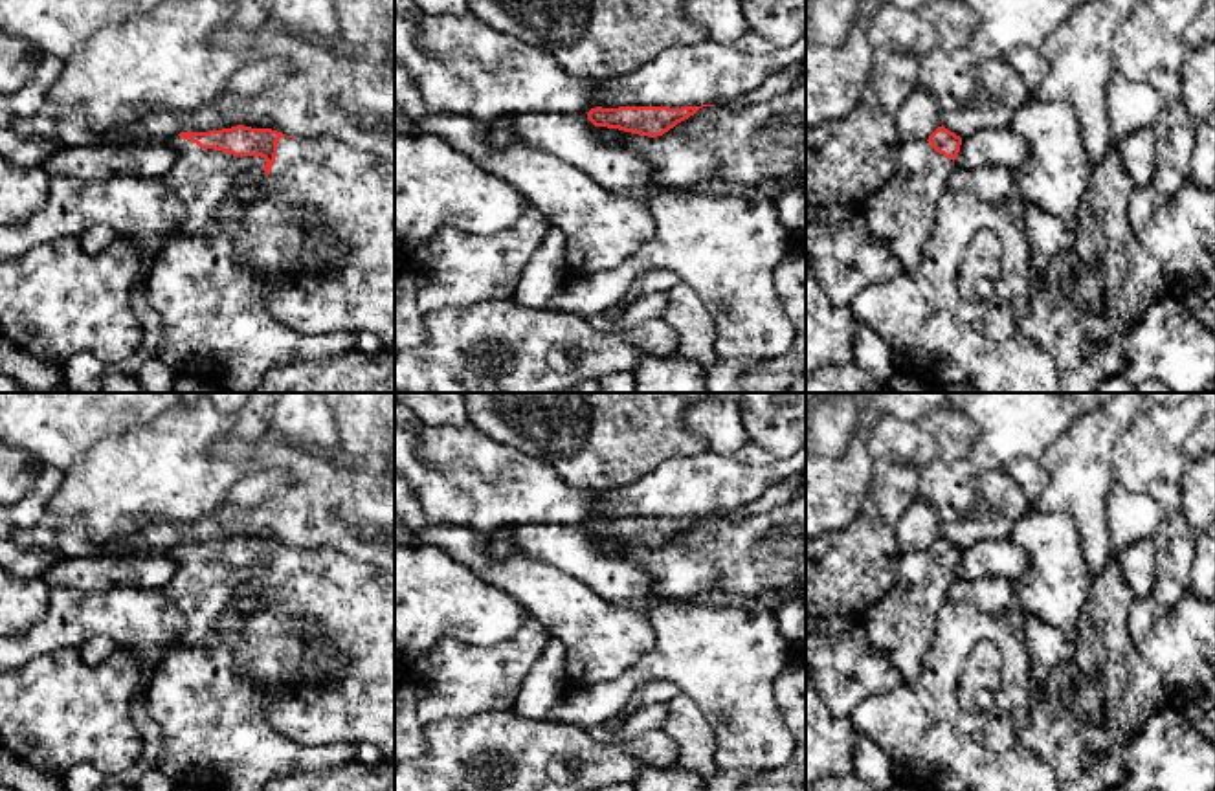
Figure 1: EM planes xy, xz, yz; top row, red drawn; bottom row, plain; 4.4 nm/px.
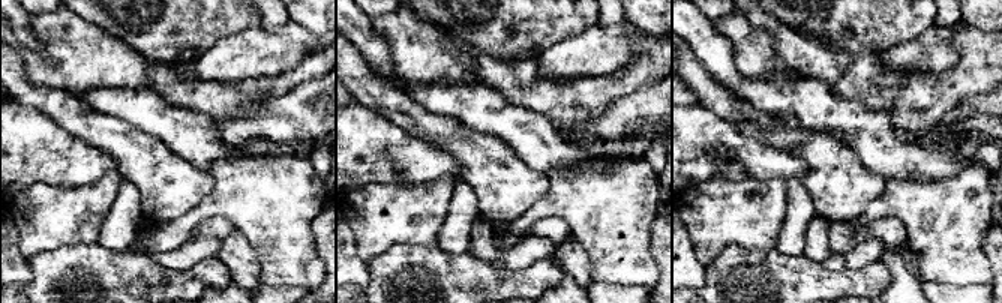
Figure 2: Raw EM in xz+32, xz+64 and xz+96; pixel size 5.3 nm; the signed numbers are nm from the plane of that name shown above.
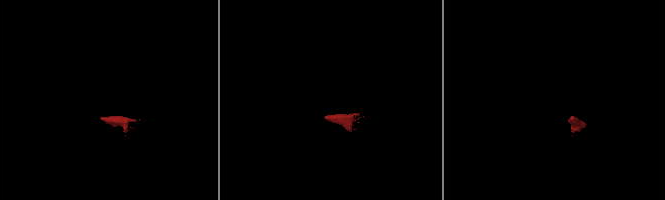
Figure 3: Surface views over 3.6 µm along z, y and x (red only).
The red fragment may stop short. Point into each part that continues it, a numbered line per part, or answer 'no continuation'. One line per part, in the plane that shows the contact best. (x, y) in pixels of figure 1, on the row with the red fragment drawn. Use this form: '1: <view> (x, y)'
1: xy (322, 197)

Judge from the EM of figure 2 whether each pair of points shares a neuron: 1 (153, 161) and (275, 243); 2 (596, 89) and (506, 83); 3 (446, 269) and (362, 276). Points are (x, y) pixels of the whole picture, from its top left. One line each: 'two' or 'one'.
1: two
2: one
3: two

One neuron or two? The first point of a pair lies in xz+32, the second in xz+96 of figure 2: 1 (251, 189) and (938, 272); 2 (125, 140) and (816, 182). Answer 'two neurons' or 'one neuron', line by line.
1: one neuron
2: one neuron

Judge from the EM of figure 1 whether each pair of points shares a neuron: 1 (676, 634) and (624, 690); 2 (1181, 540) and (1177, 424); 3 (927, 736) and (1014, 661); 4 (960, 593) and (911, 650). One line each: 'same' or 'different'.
1: same
2: same
3: same
4: different

